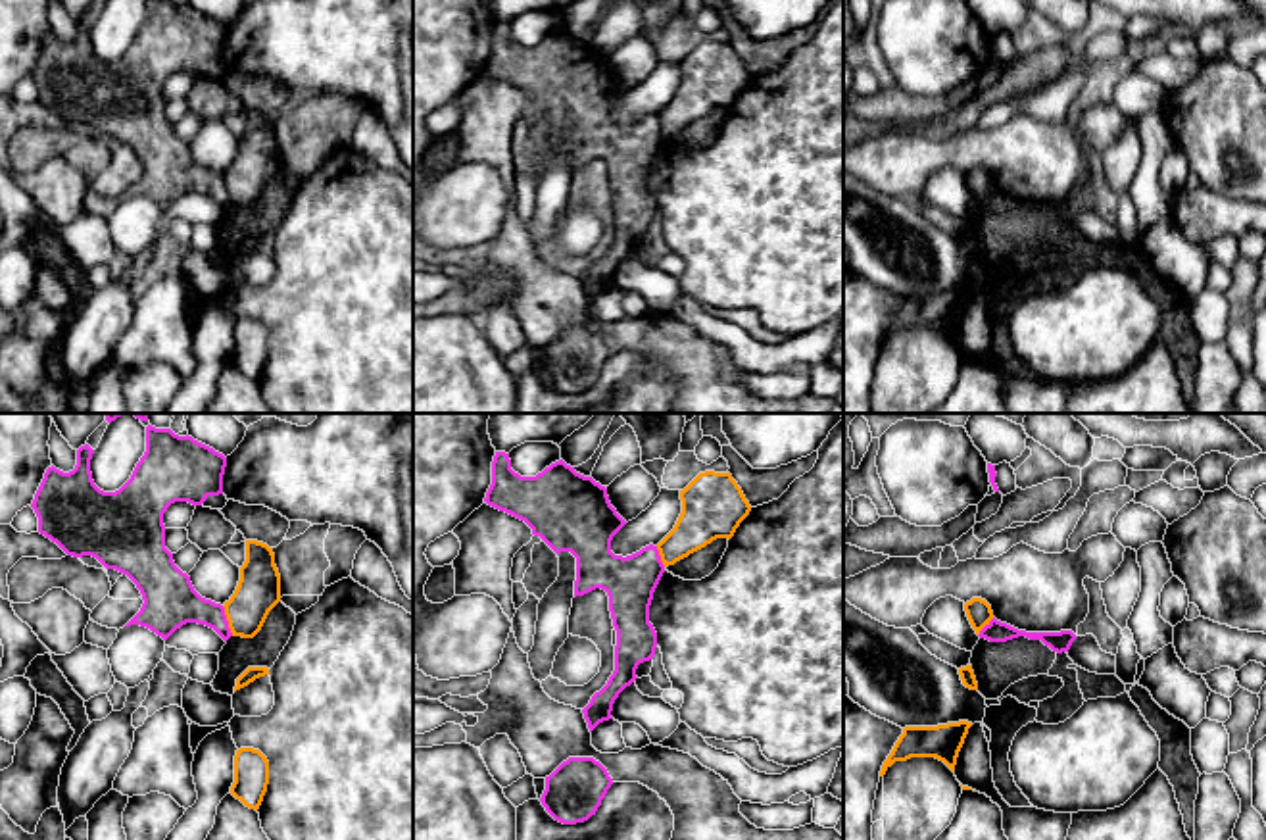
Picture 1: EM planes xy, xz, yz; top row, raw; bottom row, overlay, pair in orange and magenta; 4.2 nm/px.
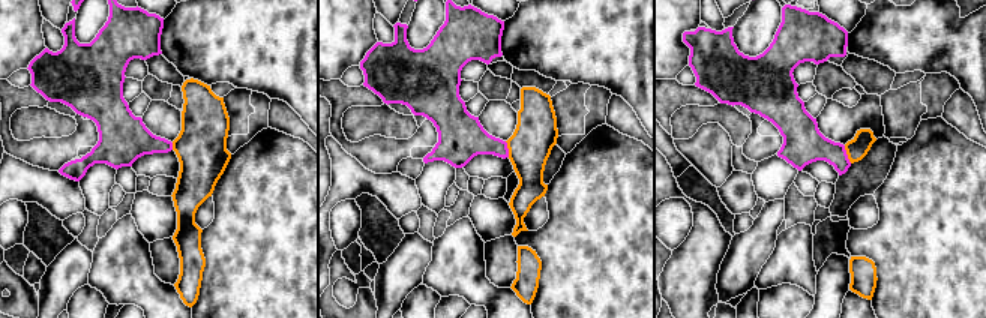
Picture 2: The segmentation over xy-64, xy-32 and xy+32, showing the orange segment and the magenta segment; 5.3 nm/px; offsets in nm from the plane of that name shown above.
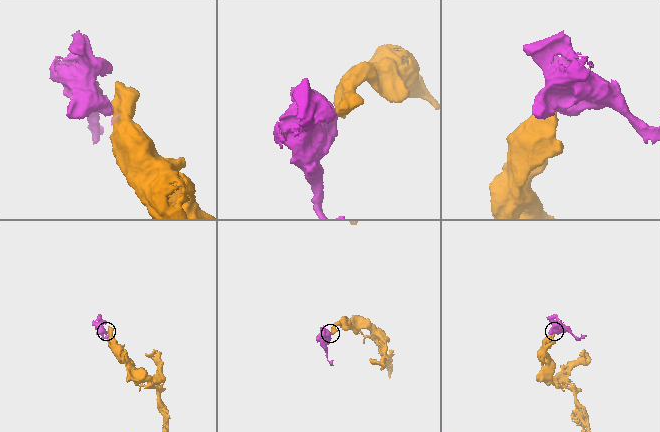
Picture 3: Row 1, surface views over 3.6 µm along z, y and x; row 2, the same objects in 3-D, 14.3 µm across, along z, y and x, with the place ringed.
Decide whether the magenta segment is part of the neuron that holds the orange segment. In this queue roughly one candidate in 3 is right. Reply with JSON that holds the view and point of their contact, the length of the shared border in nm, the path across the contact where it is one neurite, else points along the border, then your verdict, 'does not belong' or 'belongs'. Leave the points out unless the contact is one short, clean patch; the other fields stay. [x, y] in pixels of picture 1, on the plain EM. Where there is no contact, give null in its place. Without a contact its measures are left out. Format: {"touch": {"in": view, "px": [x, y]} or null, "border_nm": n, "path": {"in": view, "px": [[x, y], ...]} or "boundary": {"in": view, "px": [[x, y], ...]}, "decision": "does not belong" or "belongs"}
{"touch": {"in": "xy", "px": [227, 189]}, "border_nm": 140, "boundary": {"in": "xy", "px": [[221, 175], [233, 204]]}, "decision": "does not belong"}

